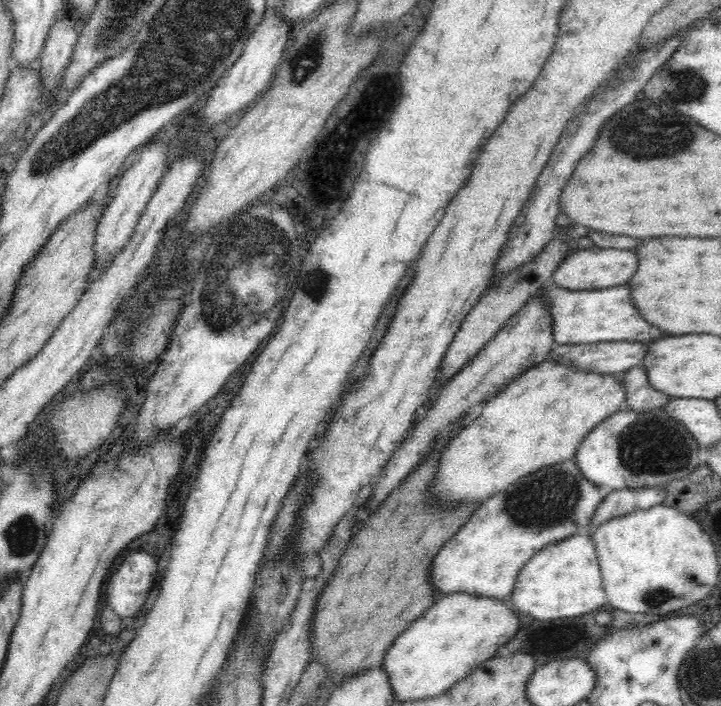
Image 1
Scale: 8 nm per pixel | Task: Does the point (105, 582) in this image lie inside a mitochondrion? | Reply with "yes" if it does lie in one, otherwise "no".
no

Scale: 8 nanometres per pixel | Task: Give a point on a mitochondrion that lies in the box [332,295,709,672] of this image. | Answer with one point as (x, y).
(550, 499)

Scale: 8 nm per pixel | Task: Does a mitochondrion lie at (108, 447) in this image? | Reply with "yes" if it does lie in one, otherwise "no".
no

